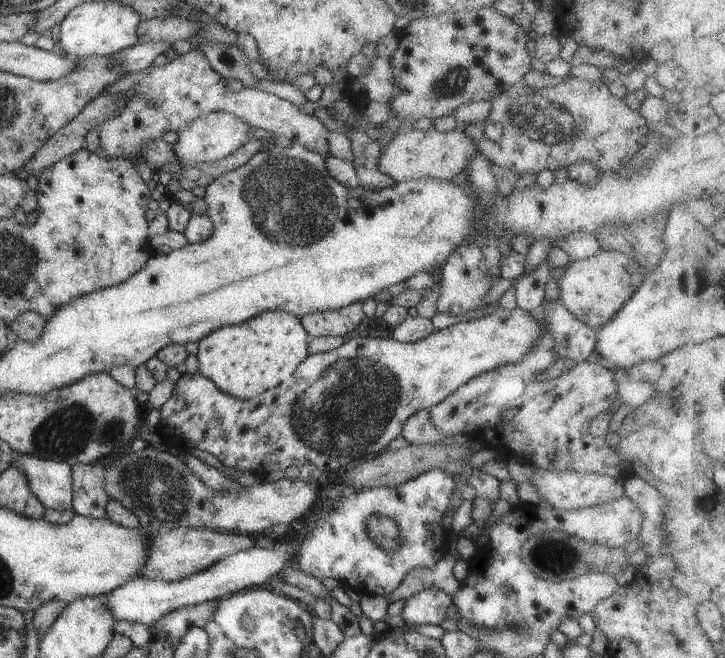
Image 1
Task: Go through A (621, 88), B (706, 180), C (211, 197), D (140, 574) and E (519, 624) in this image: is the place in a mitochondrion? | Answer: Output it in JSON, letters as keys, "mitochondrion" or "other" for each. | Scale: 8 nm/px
{"A":"other","B":"other","C":"other","D":"other","E":"mitochondrion"}

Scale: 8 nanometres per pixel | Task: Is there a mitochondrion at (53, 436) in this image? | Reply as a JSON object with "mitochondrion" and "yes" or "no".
{"mitochondrion":"yes"}

